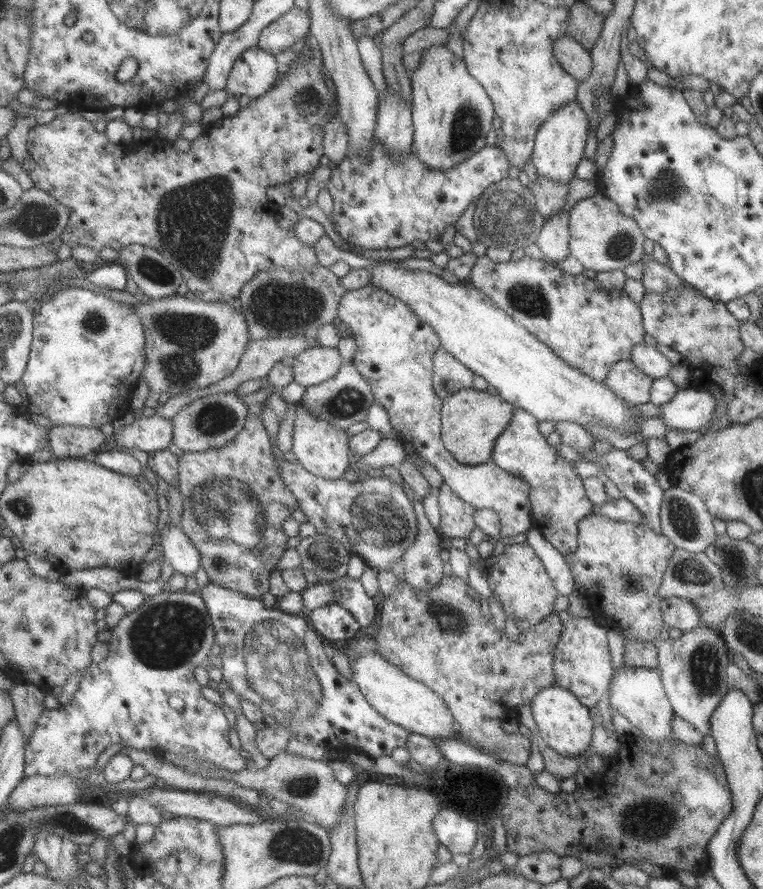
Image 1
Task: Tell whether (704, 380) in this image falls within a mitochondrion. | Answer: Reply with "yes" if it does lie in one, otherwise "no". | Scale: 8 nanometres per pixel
no

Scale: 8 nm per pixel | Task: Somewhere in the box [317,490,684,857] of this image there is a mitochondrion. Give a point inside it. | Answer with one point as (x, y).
(659, 819)

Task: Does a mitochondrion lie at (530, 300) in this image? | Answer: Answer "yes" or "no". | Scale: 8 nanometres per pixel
yes

